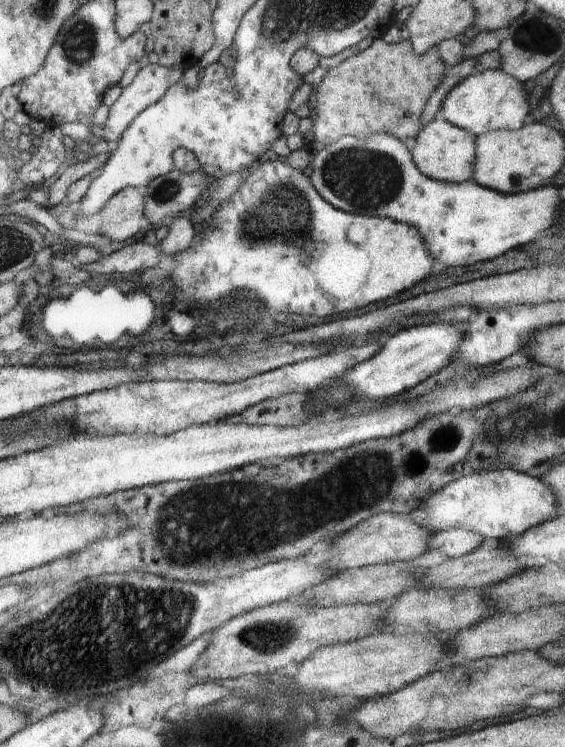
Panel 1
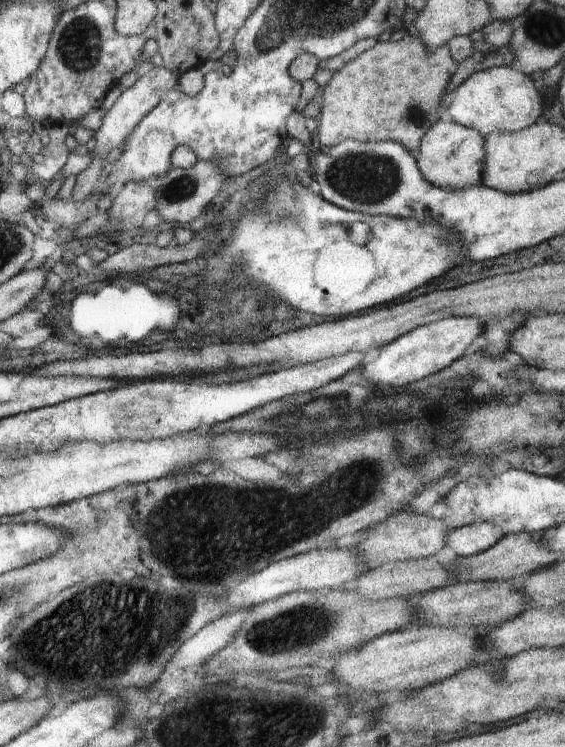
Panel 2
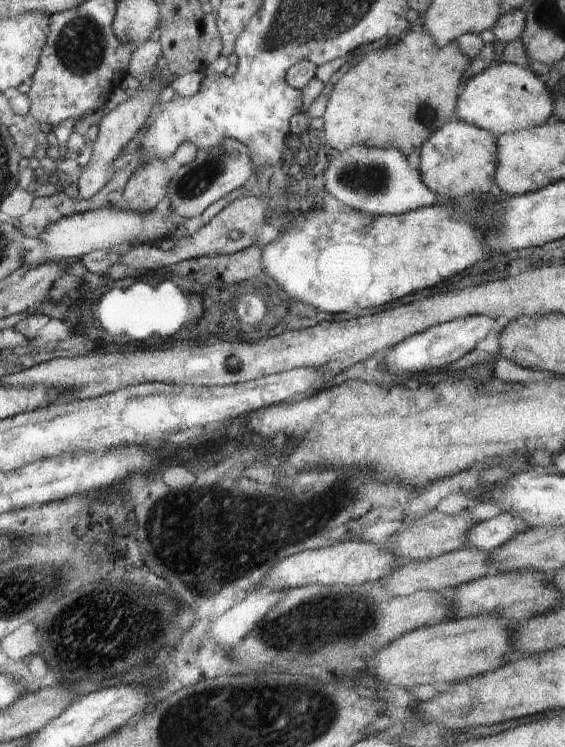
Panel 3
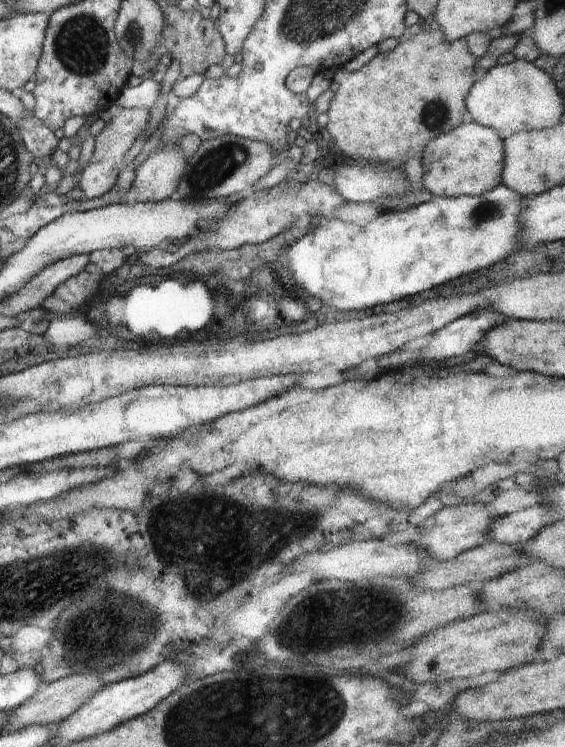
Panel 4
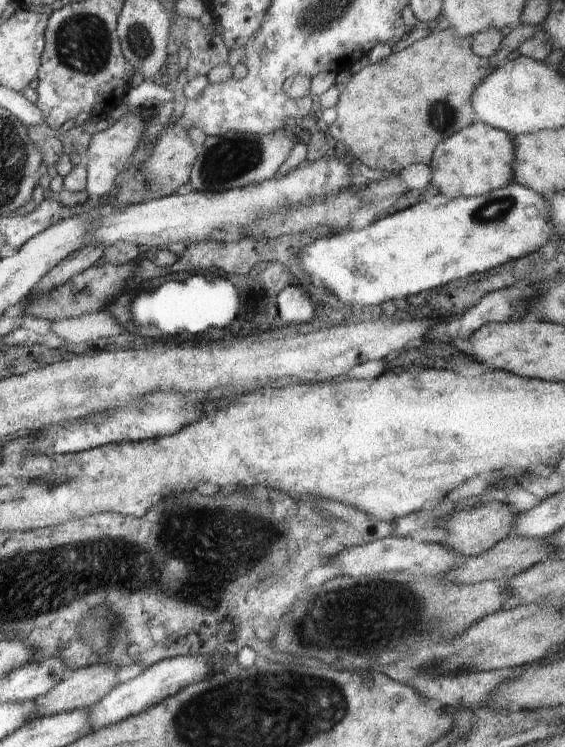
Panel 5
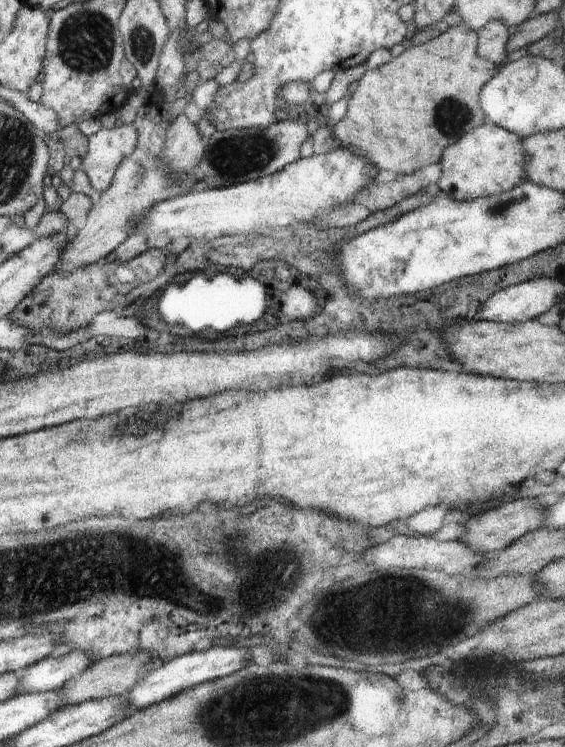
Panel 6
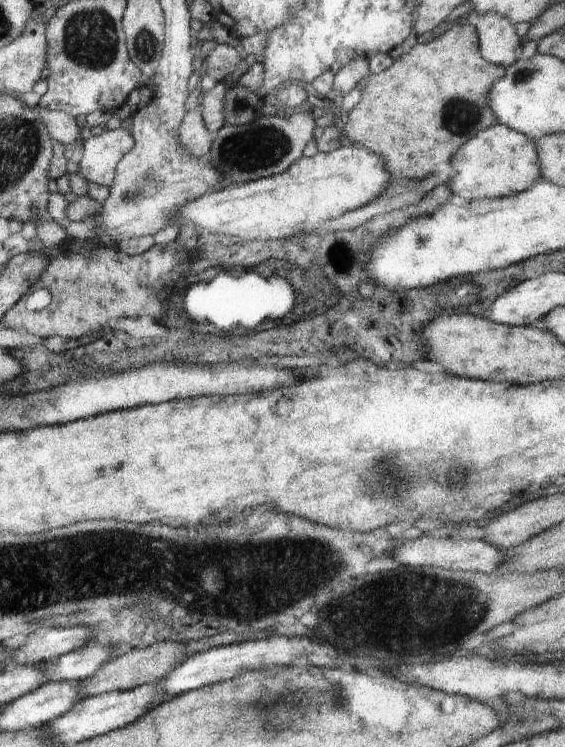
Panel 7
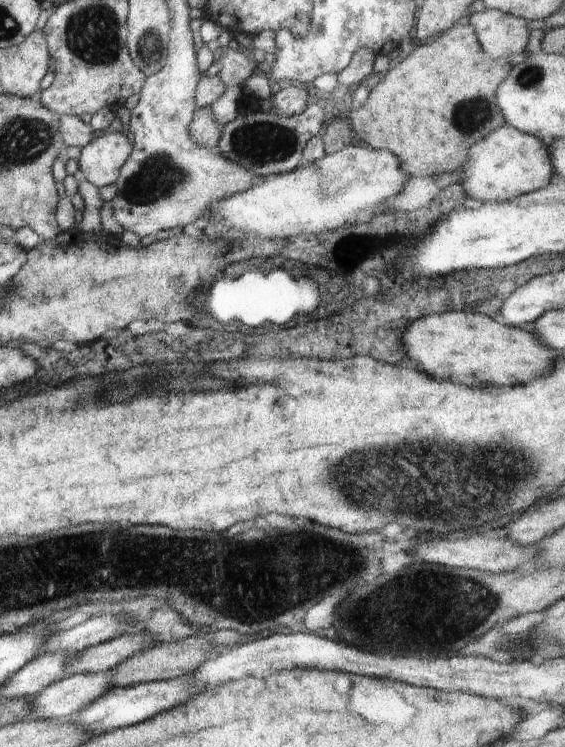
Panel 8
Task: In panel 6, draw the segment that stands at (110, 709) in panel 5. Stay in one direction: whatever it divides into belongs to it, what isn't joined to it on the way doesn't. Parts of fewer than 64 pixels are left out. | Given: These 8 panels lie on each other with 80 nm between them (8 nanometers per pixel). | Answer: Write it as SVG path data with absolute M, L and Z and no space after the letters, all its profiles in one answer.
M220 645L213 646L205 652L190 651L167 658L164 665L158 669L152 669L148 674L142 677L136 686L124 695L127 703L136 709L146 708L148 705L166 700L176 696L179 692L188 690L189 688L198 686L199 684L224 678L228 674L238 672L240 668L244 668L251 660L248 659L252 652L251 647L222 647Z

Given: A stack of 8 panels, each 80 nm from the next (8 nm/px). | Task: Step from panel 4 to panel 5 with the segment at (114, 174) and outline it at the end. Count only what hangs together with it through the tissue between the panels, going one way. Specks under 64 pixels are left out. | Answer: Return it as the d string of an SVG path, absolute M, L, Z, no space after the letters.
M136 112L131 113L117 120L116 124L109 126L106 130L94 133L91 136L89 149L84 155L87 163L87 193L89 196L99 196L101 198L110 195L116 176L124 172L124 168L128 168L128 160L132 156L132 152L136 150L140 138L142 138L142 130L144 124L142 120L136 116Z

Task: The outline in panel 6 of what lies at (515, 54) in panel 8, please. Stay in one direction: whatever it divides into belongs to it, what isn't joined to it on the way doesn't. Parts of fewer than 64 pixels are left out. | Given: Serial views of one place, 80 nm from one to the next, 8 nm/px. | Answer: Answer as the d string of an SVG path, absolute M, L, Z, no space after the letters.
M491 20L477 30L477 53L494 64L504 66L507 63L508 27L499 20Z

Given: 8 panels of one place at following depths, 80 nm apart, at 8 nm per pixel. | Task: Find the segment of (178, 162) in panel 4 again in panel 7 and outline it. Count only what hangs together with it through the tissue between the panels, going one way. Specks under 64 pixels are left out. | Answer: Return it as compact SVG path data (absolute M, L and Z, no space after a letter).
M201 107L185 114L180 126L179 141L182 148L186 149L194 160L200 160L205 154L208 154L212 148L213 137L214 134L207 129Z

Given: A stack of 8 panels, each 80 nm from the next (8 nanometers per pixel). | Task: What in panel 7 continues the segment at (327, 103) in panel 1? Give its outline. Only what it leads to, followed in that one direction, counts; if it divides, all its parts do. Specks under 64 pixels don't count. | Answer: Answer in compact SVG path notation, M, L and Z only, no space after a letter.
M457 21L453 23L452 27L444 32L441 36L434 37L430 40L417 41L416 45L412 47L409 53L402 54L400 59L394 60L392 66L379 74L371 74L361 84L362 99L352 110L349 111L348 121L342 130L342 134L350 139L354 145L362 146L372 153L382 155L385 158L385 167L388 172L395 178L407 178L420 180L428 174L431 174L436 166L440 164L446 169L450 166L450 162L462 144L468 142L474 134L478 134L481 130L496 124L497 120L489 106L489 92L494 81L503 77L506 67L497 65L487 61L479 51L479 34L476 27L472 24L462 25Z

